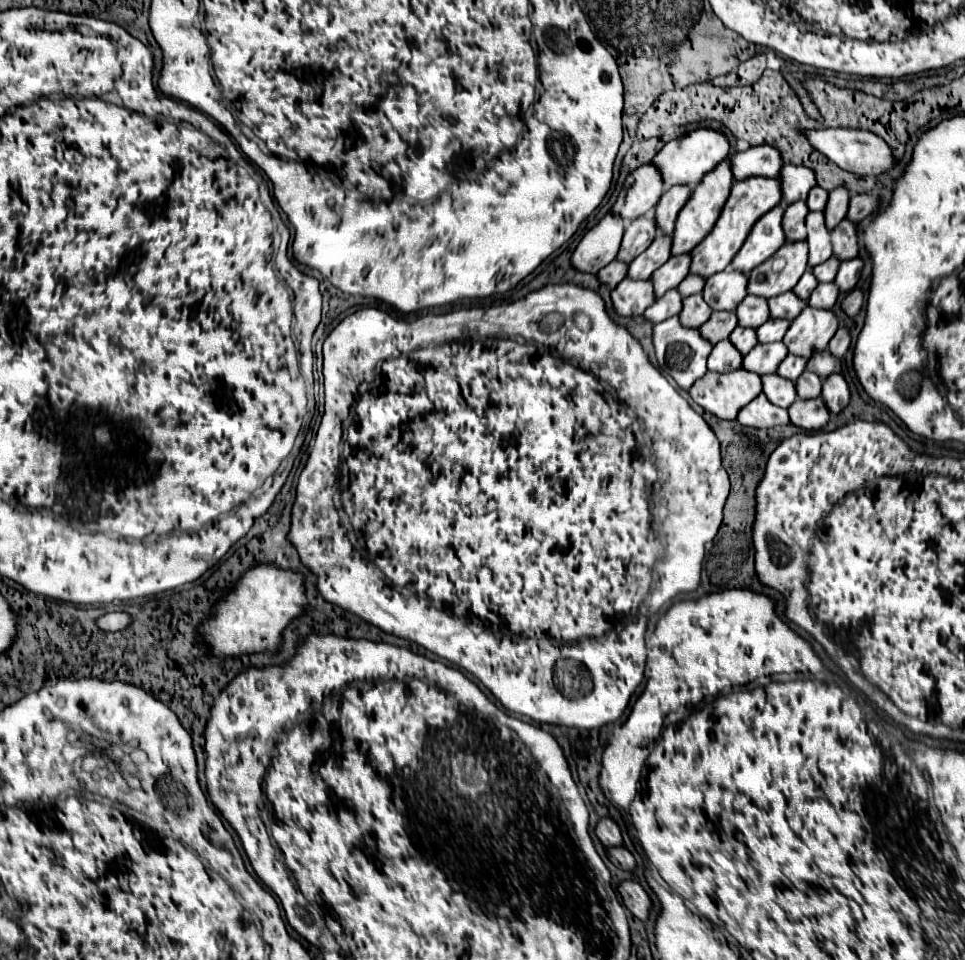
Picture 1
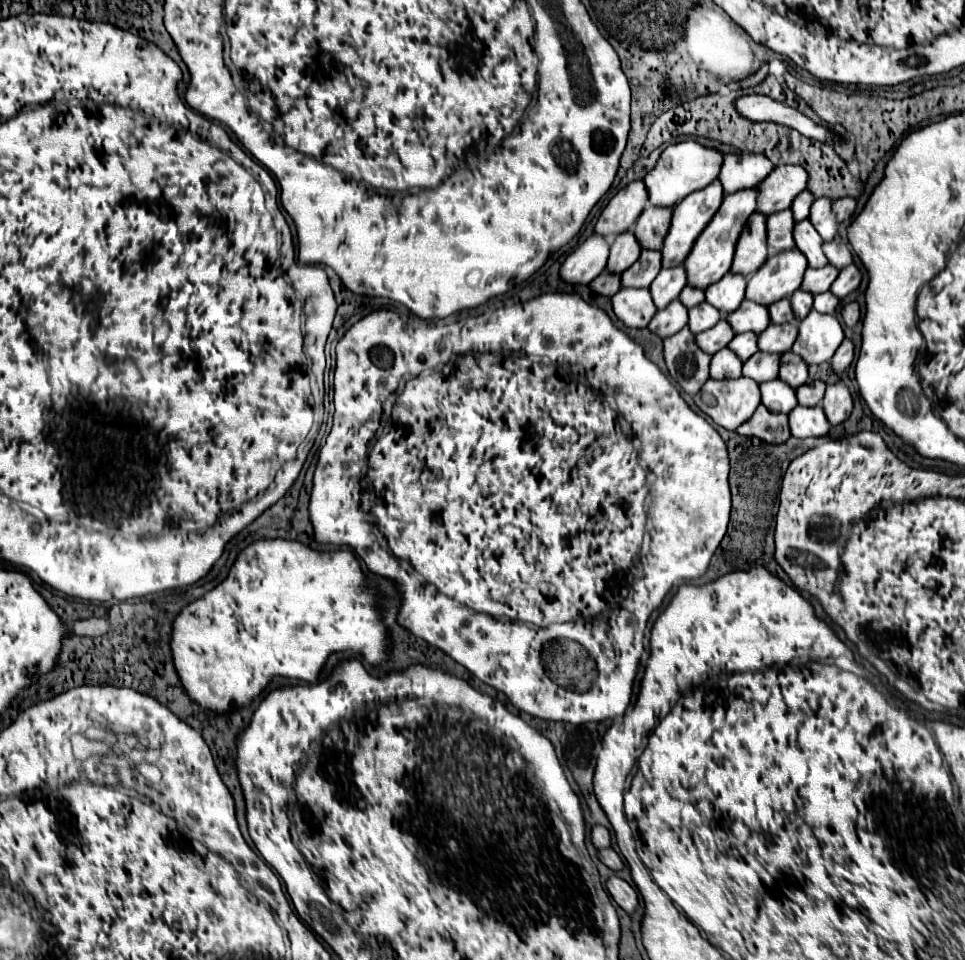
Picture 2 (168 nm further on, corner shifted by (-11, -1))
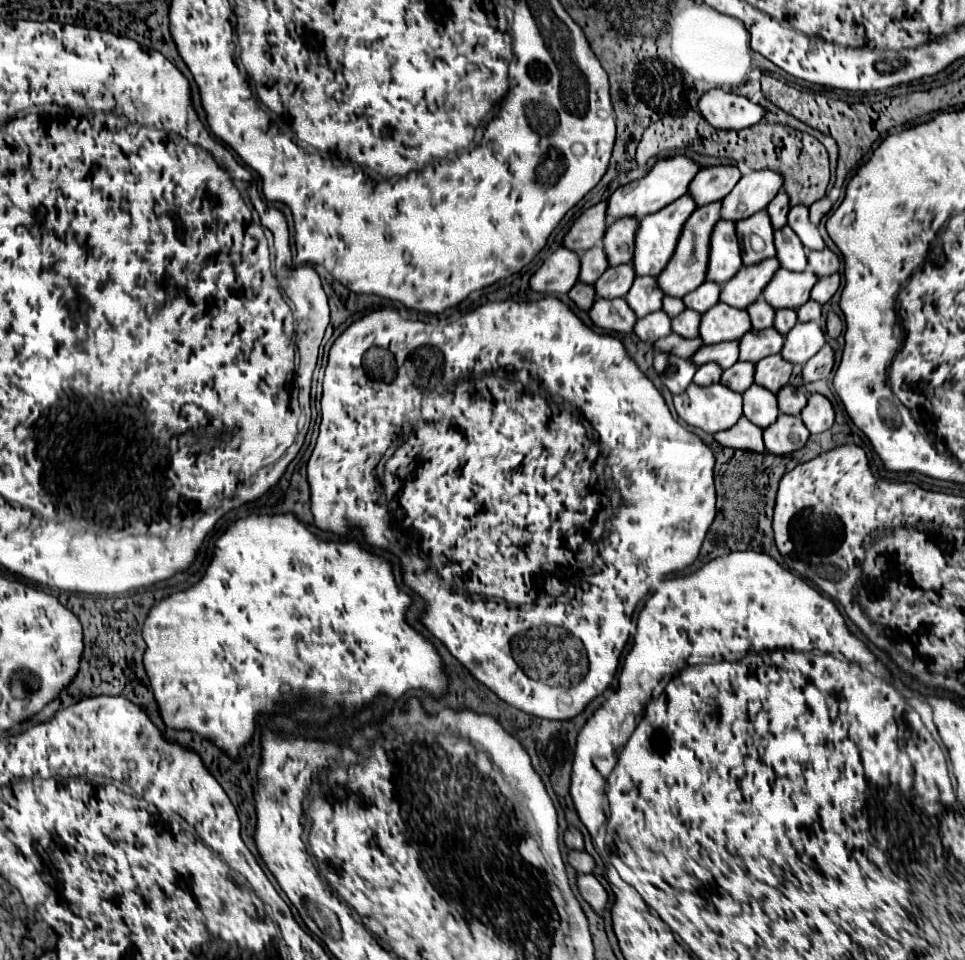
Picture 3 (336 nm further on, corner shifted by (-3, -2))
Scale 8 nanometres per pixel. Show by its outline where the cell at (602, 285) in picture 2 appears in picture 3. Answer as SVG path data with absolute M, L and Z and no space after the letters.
M576 283L568 295L584 311L588 311L596 301L596 289L594 285L588 285L588 283Z

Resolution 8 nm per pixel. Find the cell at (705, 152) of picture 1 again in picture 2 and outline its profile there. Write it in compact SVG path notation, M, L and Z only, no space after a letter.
M684 140L678 144L670 144L658 164L646 174L644 184L648 186L648 202L654 206L676 206L682 198L686 198L690 192L706 188L710 182L718 178L722 166L722 154L712 148L702 148L702 144L694 140Z

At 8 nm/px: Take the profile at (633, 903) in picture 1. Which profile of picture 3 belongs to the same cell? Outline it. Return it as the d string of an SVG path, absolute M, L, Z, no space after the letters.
M580 875L578 877L578 887L580 887L580 895L598 911L604 913L606 903L608 903L608 891L604 889L604 885L592 875Z

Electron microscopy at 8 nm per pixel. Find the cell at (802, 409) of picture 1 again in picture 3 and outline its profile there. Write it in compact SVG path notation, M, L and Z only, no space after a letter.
M780 413L776 423L764 429L766 449L774 455L786 455L798 451L806 445L810 437L808 427L804 425L800 415L784 415Z

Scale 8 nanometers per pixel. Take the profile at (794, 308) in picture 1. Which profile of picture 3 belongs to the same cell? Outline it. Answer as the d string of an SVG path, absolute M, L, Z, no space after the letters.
M758 299L756 303L752 303L748 307L748 311L750 311L750 319L752 319L752 329L766 329L766 327L774 325L776 311L764 299Z

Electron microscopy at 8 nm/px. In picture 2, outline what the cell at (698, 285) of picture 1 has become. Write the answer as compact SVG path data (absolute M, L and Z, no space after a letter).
M686 286L686 288L680 292L678 300L680 300L686 308L694 308L694 306L698 306L698 304L704 302L704 290L700 290L700 288L692 288L692 286Z

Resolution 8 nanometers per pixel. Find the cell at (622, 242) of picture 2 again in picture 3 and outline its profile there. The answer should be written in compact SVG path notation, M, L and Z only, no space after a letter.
M592 247L582 255L582 269L580 269L580 281L582 283L596 283L596 279L610 267L608 255L604 247Z

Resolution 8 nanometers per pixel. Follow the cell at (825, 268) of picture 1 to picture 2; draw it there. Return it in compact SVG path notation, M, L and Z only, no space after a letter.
M824 266L824 268L808 268L804 278L802 278L802 284L800 284L800 290L808 290L810 294L820 294L820 292L826 292L832 282L836 280L836 274L838 274L838 268L834 266Z

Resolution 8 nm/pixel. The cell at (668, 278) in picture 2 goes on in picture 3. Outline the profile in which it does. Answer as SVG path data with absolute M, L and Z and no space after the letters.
M638 277L626 295L628 305L634 309L638 317L662 309L662 299L664 299L664 291L658 287L656 279L652 277Z

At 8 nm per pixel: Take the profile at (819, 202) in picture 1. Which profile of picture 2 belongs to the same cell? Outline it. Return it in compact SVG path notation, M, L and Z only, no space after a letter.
M802 190L802 194L798 194L798 196L794 198L790 210L792 210L792 216L796 218L796 222L808 218L808 214L810 214L810 206L812 206L812 200L814 200L814 196L812 196L808 190Z

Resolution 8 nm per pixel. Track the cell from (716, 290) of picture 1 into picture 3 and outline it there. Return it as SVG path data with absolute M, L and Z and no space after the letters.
M708 281L708 283L704 283L704 287L698 287L696 291L692 291L692 295L686 295L684 303L688 309L706 313L710 307L714 307L720 301L720 291L722 291L720 283Z

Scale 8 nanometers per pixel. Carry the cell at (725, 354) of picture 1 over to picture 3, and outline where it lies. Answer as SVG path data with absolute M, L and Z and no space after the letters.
M706 363L702 367L698 367L696 375L694 375L694 381L698 385L712 385L712 383L718 383L722 377L722 369L718 363Z

